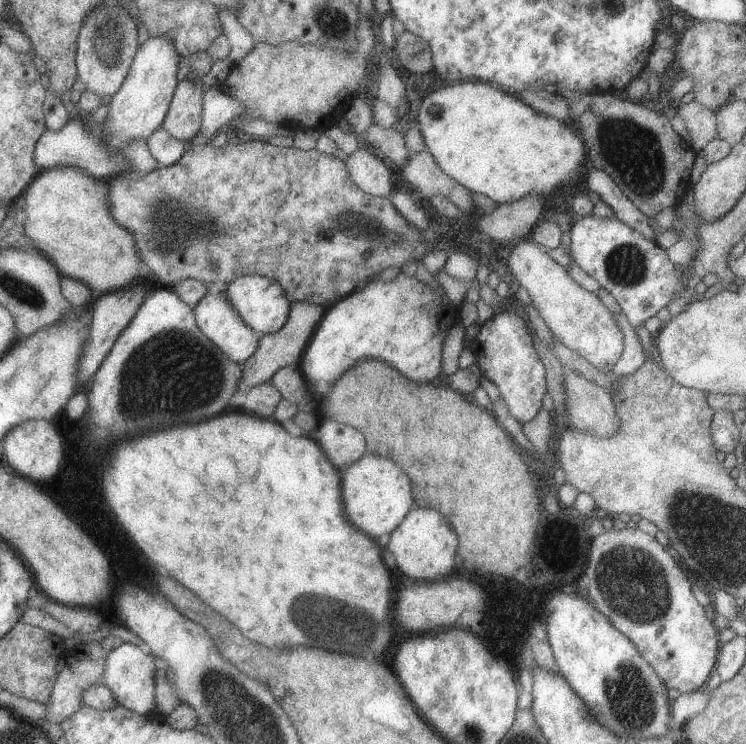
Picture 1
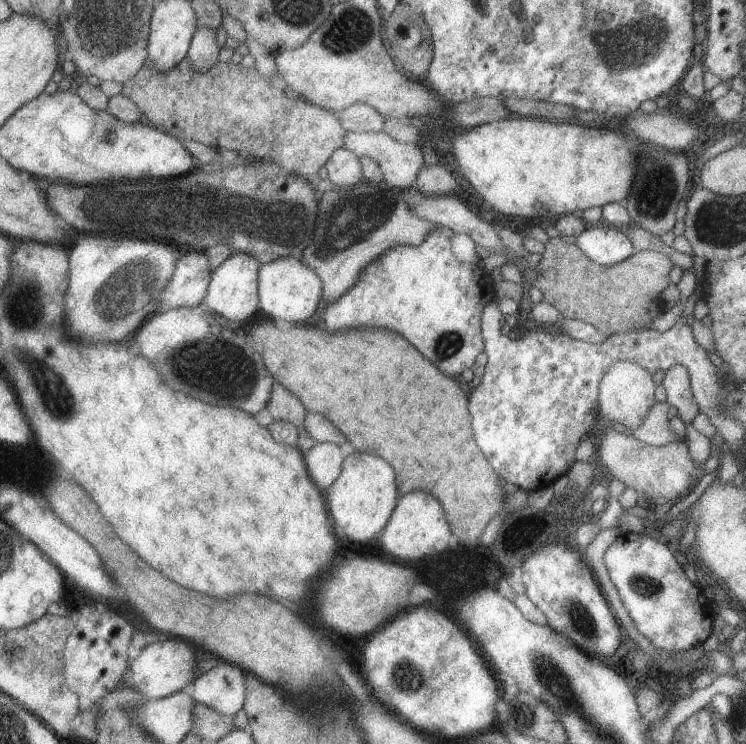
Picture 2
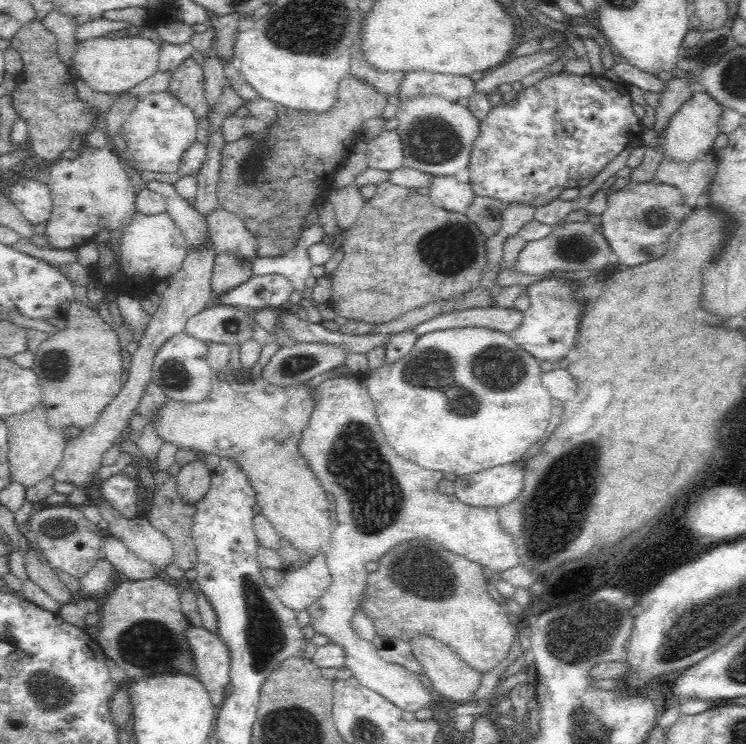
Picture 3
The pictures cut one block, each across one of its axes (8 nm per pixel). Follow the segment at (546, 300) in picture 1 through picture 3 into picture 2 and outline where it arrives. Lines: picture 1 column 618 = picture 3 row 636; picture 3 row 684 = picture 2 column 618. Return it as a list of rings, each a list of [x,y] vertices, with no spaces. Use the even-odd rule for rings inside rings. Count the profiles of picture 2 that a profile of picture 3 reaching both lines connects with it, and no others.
[[[615,362],[599,382],[597,414],[599,414],[599,420],[605,424],[617,422],[629,430],[637,430],[643,424],[643,420],[647,418],[647,412],[653,408],[655,402],[657,402],[655,400],[655,384],[653,384],[651,372],[639,364]]]

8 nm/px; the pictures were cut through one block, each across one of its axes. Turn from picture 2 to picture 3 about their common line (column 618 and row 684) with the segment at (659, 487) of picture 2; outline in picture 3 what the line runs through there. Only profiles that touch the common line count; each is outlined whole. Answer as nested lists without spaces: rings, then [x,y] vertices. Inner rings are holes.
[[[414,638],[408,644],[412,646],[412,654],[420,660],[424,674],[432,680],[436,694],[442,694],[444,698],[458,704],[468,704],[472,700],[472,696],[478,692],[478,686],[482,682],[482,674],[478,670],[468,666],[448,644],[438,642],[434,638]]]

